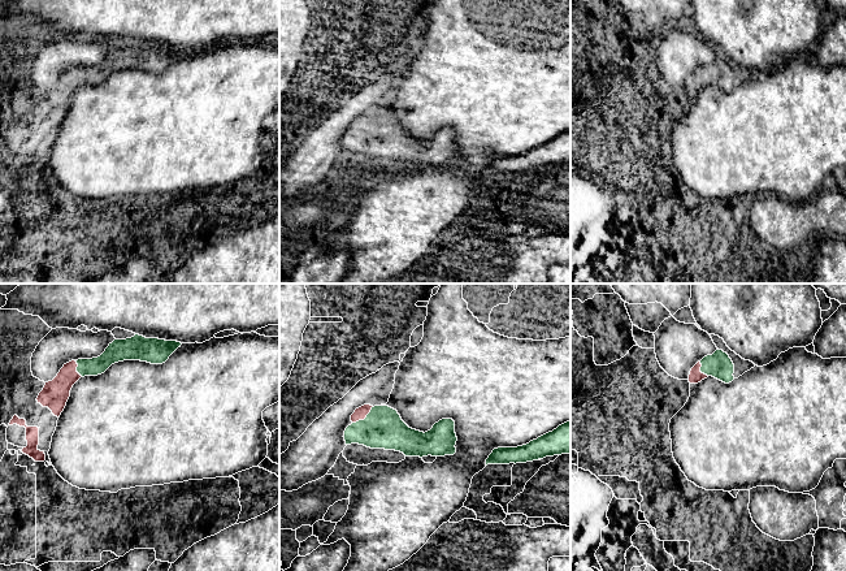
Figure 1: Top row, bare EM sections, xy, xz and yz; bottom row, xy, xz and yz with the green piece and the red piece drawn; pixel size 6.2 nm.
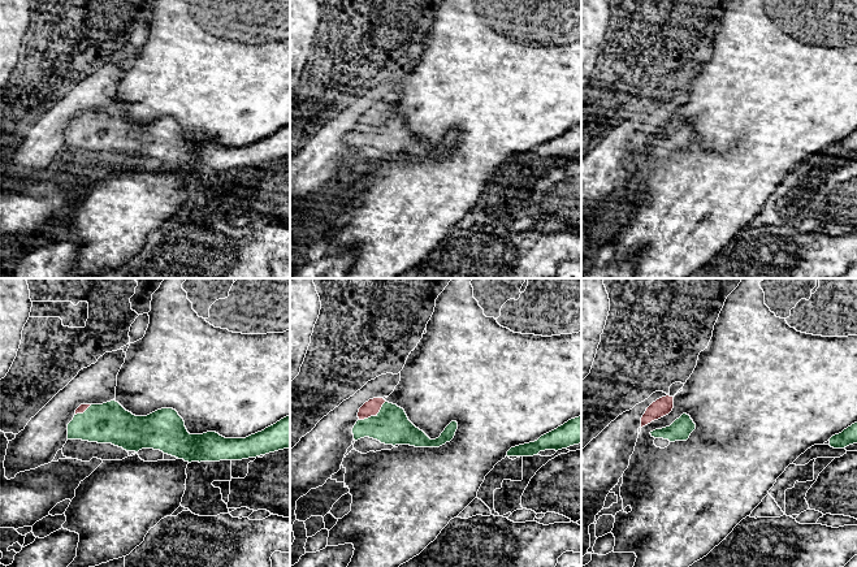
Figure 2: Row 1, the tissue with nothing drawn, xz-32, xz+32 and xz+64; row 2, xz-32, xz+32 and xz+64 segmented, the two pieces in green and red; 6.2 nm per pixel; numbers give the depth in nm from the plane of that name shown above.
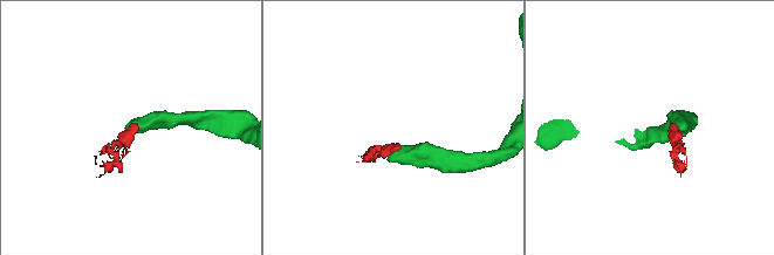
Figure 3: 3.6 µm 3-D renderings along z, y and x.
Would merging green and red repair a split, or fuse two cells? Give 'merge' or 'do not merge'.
merge

